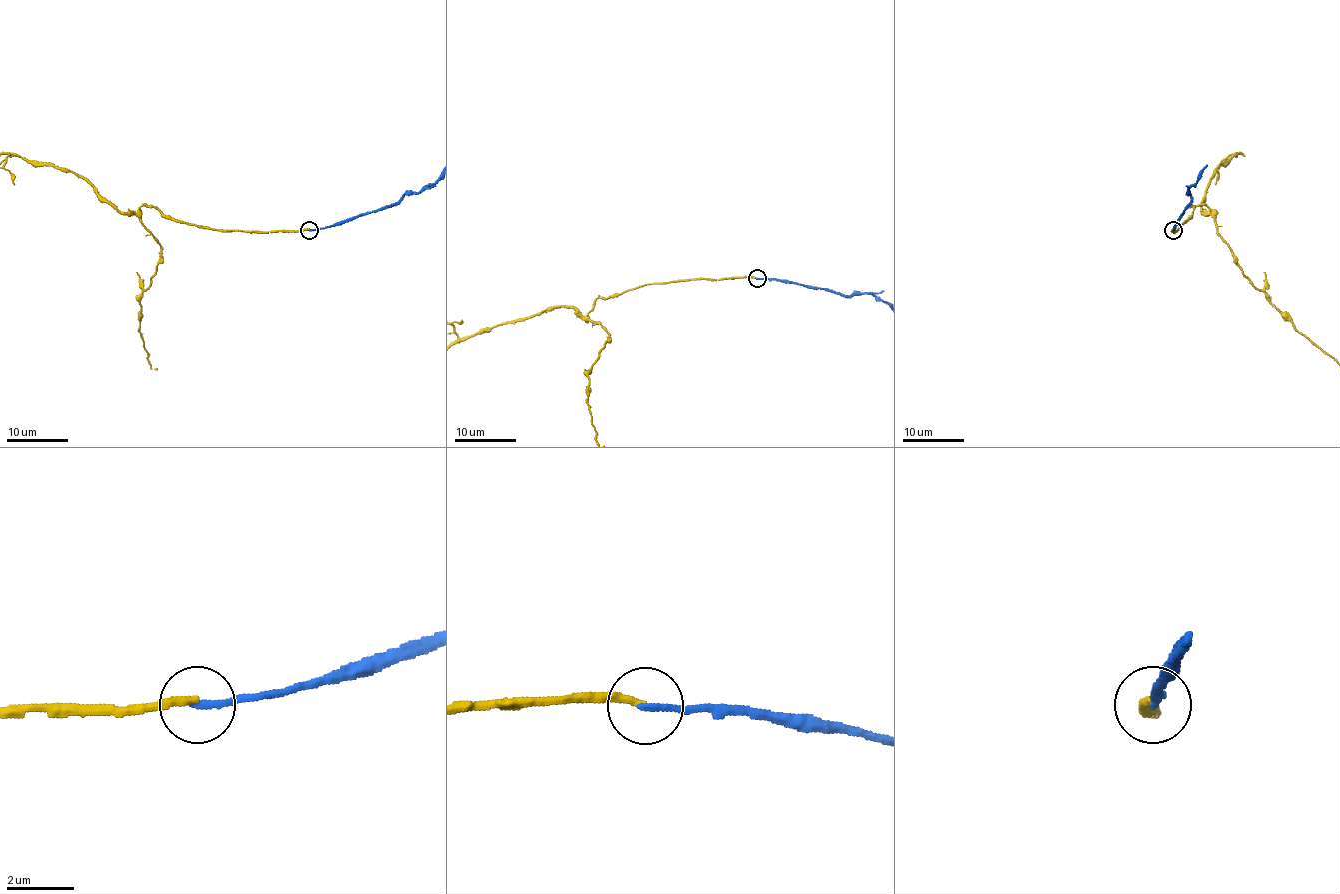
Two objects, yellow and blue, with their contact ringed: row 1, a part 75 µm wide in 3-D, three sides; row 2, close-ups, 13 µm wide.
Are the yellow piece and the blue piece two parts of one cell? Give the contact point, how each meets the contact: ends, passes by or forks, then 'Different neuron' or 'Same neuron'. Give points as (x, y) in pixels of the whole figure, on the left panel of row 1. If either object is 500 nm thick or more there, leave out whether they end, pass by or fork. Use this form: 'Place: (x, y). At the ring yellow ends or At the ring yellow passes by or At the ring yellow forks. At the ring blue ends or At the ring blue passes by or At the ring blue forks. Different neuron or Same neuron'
Place: (309, 230). At the ring yellow ends. At the ring blue ends. Different neuron

